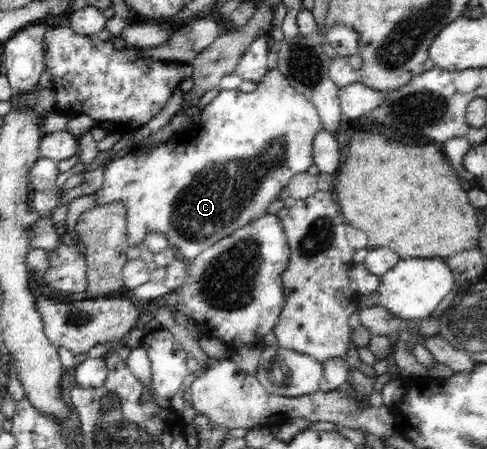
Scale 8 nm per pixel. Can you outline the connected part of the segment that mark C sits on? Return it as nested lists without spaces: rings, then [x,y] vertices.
[[[277,68],[270,69],[262,77],[258,88],[252,92],[245,93],[239,88],[233,90],[222,90],[218,95],[200,110],[200,122],[195,125],[195,133],[189,135],[183,143],[163,142],[157,146],[136,147],[134,151],[117,157],[107,163],[103,171],[104,180],[99,192],[96,193],[97,205],[121,202],[127,207],[127,242],[129,247],[143,247],[142,241],[150,231],[165,234],[171,246],[175,247],[180,259],[184,261],[194,260],[204,249],[211,247],[216,241],[231,235],[236,229],[267,215],[267,207],[278,199],[278,194],[289,183],[289,180],[298,173],[305,173],[308,167],[314,164],[312,158],[313,141],[322,129],[319,112],[311,105],[303,94],[300,94],[292,87],[291,82]]]

